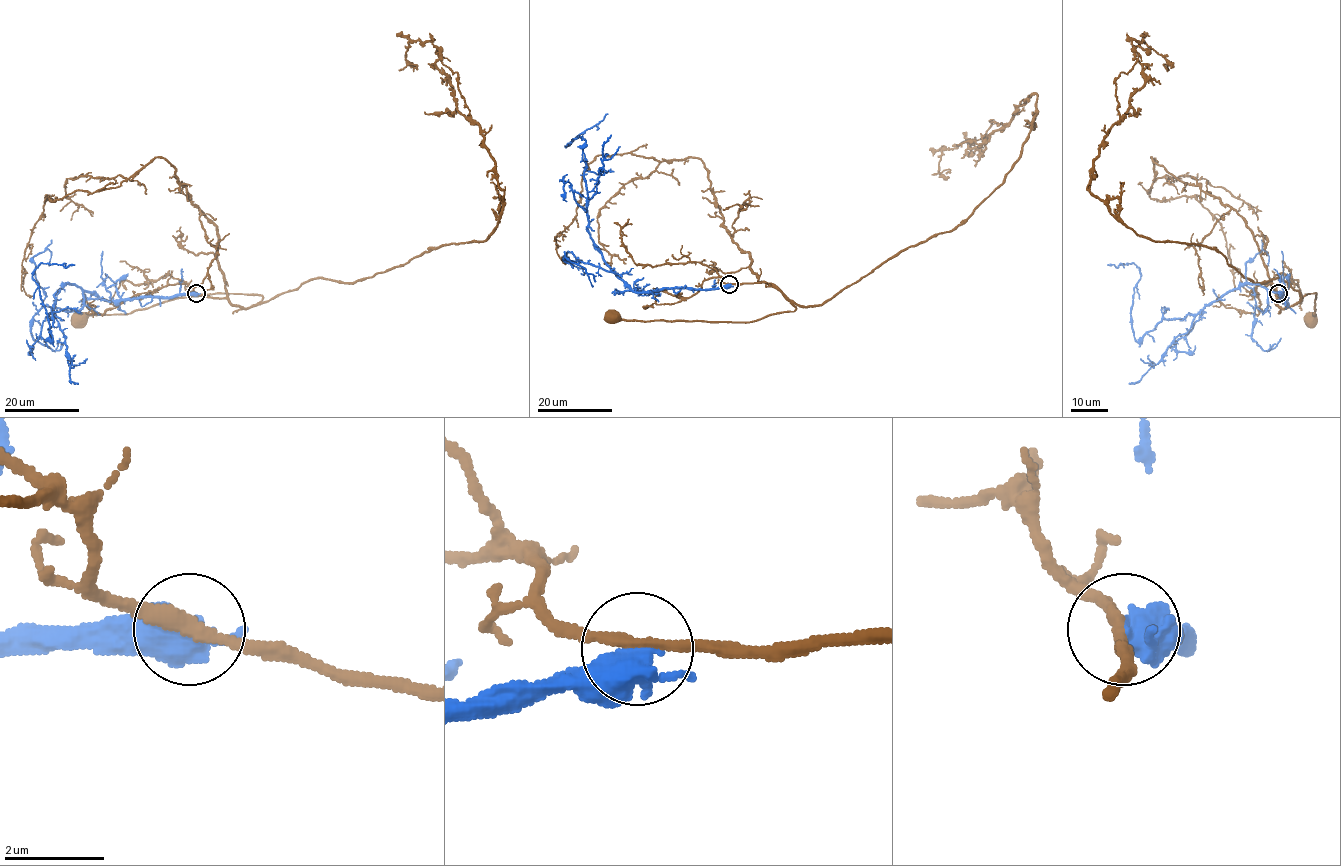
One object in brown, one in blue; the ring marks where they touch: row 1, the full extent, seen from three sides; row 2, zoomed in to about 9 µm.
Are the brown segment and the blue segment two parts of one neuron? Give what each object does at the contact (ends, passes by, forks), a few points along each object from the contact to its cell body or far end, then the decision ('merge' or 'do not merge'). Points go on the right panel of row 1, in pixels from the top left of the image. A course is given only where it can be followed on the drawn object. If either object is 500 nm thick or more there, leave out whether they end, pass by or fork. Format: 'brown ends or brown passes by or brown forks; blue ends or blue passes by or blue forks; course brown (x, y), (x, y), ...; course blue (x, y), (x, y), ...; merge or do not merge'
course brown (1278, 293), (1276, 304), (1282, 308), (1295, 305), (1306, 294), (1315, 294), (1315, 321), (1312, 320); course blue (1278, 293), (1286, 300), (1242, 283), (1137, 341), (1141, 272), (1107, 265); do not merge

